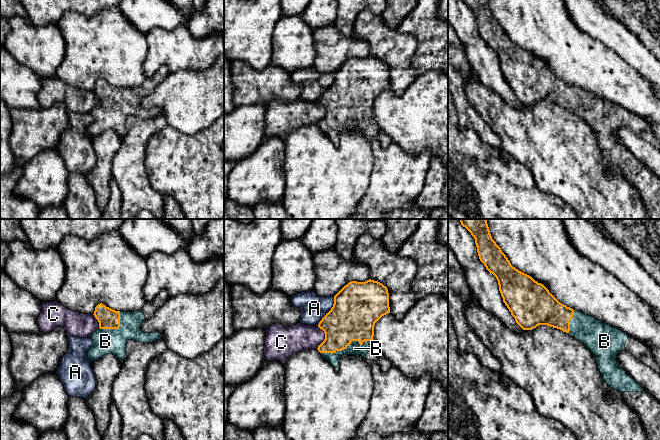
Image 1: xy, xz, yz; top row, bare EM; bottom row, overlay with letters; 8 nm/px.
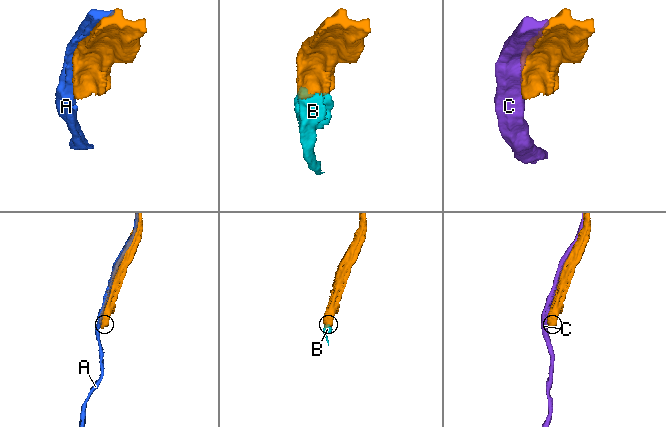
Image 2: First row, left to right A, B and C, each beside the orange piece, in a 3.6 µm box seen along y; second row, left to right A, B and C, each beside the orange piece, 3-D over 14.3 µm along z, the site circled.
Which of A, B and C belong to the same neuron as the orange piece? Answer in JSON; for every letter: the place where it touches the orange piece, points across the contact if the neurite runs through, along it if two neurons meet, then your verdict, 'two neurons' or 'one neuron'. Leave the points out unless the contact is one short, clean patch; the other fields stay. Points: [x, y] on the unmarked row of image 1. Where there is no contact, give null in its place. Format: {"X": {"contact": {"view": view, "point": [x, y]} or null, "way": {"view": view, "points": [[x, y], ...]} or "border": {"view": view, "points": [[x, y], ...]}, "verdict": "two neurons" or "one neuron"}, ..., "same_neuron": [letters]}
{"A": {"contact": {"view": "xz", "point": [329, 87]}, "verdict": "two neurons"}, "B": {"contact": {"view": "xz", "point": [345, 124]}, "verdict": "one neuron"}, "C": {"contact": {"view": "xz", "point": [325, 113]}, "verdict": "two neurons"}, "same_neuron": ["B"]}

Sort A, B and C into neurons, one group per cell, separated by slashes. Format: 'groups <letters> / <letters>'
groups A / B / C

